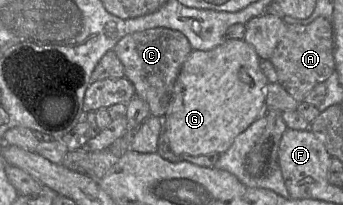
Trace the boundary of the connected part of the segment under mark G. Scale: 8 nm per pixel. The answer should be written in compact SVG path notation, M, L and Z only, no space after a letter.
M226 39L207 51L192 49L180 69L170 103L162 118L168 146L174 154L222 154L240 133L263 114L268 80L260 68L260 60L254 48L244 39Z

